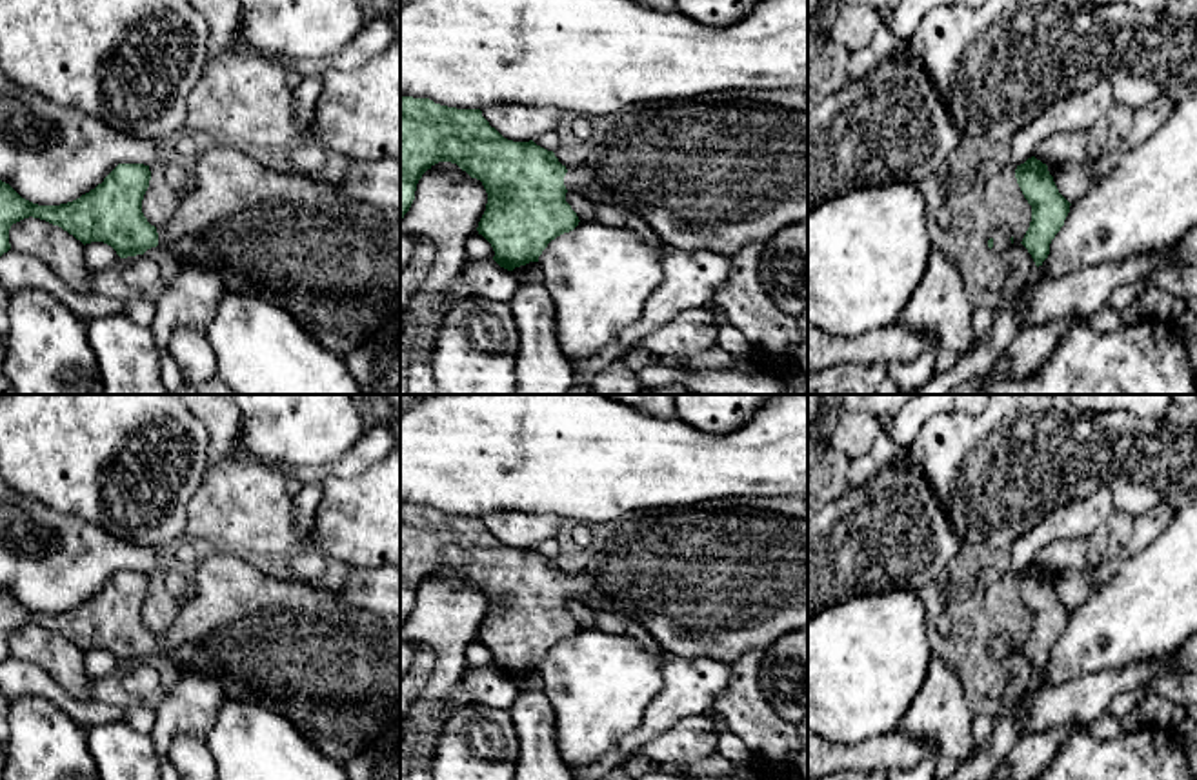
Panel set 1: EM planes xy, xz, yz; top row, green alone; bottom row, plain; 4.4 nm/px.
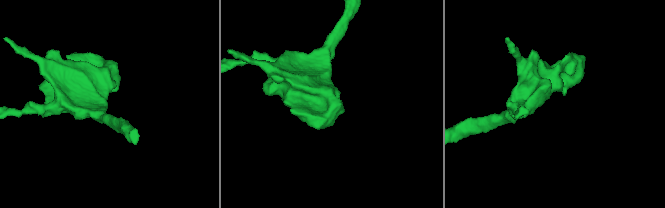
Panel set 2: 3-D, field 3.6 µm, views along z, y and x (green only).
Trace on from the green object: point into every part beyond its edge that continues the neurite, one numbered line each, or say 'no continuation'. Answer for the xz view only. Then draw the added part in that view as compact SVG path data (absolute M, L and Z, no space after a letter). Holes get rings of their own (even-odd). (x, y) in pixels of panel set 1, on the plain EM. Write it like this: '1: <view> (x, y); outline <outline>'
1: xz (717, 584); outline M770 509L677 511L624 522L564 584L568 600L640 624L668 656L733 664L808 625L808 520Z

